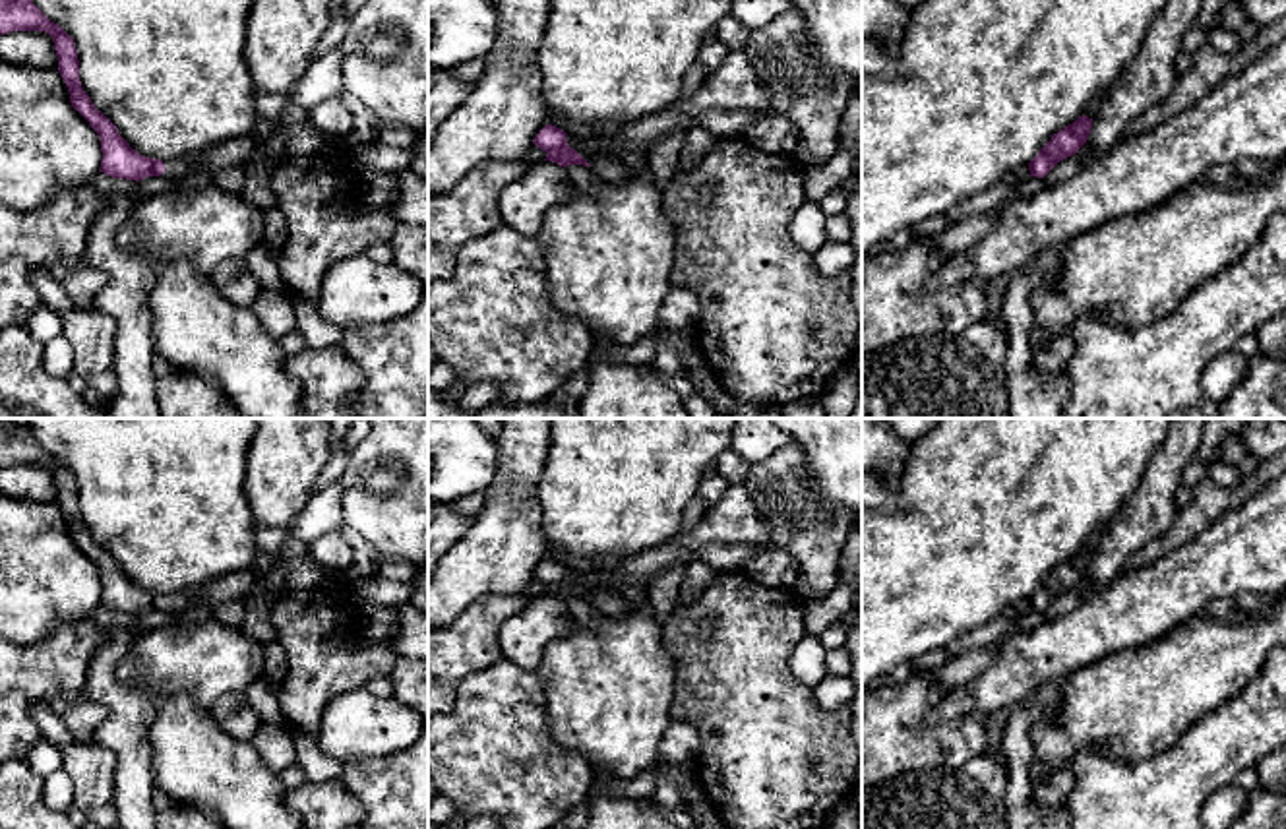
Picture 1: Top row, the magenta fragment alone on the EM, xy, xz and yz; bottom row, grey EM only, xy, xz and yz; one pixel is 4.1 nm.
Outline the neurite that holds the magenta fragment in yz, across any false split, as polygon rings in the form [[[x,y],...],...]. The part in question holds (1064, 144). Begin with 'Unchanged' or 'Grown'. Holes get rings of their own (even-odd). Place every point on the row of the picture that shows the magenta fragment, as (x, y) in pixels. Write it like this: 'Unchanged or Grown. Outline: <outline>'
Grown. Outline: [[[1079,116],[1073,124],[1065,126],[1038,151],[1038,155],[1015,170],[1017,180],[1038,176],[1044,178],[1059,161],[1075,155],[1088,139],[1092,118]]]

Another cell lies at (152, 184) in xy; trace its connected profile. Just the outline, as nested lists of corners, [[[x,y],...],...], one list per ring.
[[[147,176],[138,182],[138,192],[132,196],[134,205],[147,196],[172,190],[176,178]]]

